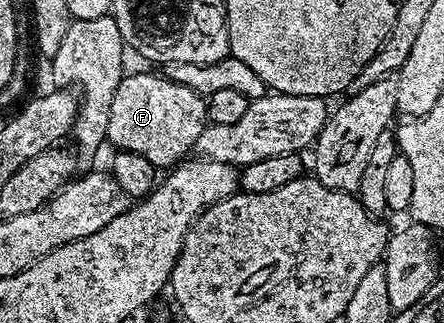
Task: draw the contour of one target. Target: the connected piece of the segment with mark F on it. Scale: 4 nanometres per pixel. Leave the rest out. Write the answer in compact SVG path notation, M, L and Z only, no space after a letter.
M130 77L119 88L115 104L111 104L109 150L122 159L138 158L159 172L178 170L192 158L207 127L207 110L198 99L183 90L156 80L144 82Z

